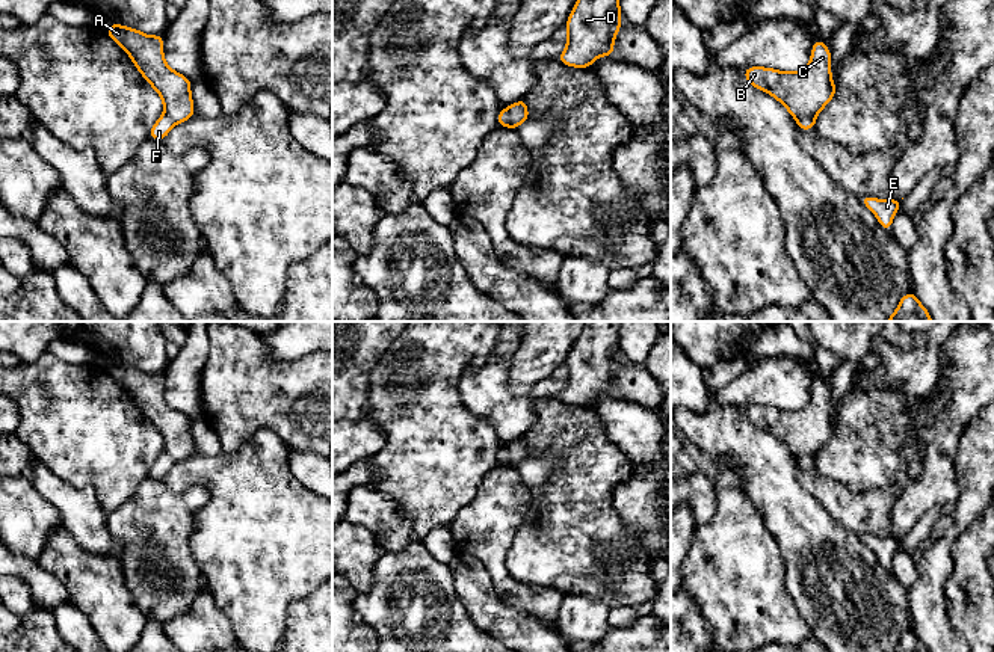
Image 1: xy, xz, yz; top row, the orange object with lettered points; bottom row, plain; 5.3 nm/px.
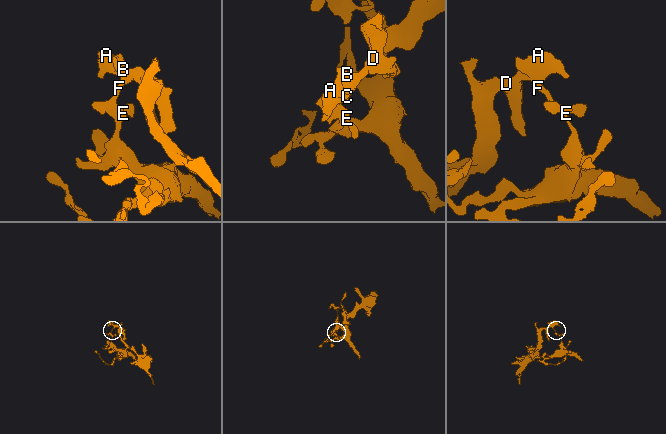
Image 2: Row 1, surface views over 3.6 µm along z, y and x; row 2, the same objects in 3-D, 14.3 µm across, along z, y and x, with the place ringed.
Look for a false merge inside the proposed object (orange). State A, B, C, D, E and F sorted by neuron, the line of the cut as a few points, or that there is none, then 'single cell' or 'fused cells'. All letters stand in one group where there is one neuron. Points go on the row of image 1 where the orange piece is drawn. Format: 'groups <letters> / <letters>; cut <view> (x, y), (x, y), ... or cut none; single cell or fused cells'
groups A B C D / E F; cut xz (505, 109), (508, 126); fused cells

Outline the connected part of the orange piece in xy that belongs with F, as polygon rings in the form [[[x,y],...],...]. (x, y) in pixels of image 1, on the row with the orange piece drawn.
[[[163,113],[159,121],[151,127],[148,137],[154,140],[165,140],[166,134],[174,125],[175,122]]]

